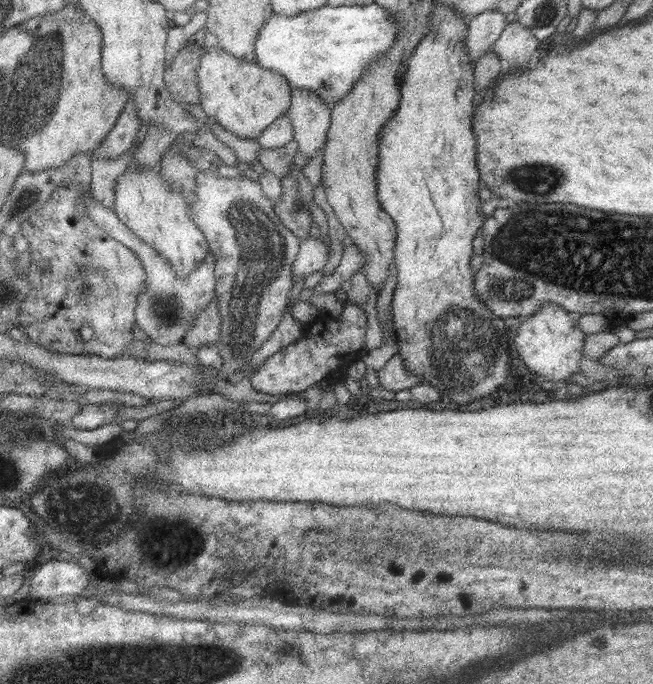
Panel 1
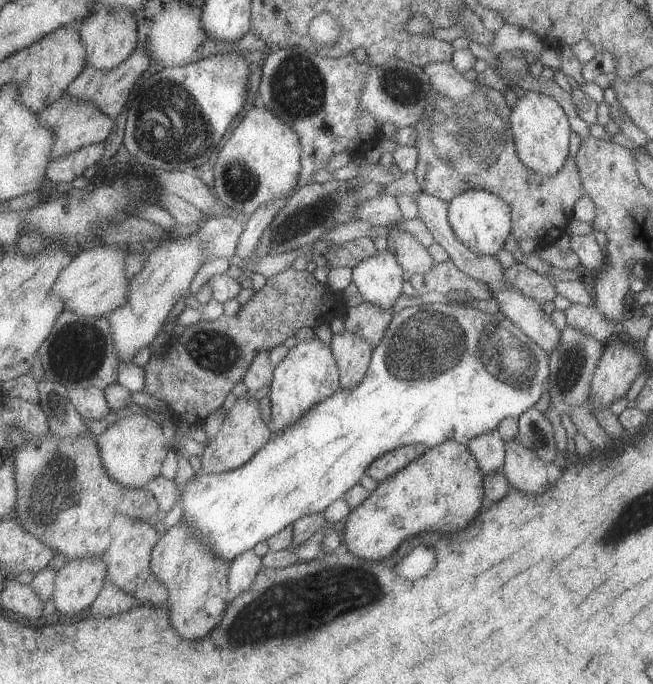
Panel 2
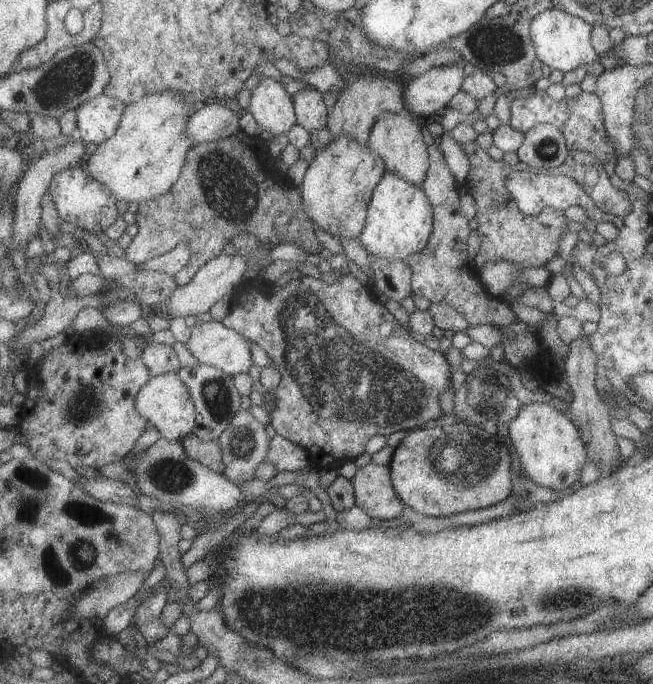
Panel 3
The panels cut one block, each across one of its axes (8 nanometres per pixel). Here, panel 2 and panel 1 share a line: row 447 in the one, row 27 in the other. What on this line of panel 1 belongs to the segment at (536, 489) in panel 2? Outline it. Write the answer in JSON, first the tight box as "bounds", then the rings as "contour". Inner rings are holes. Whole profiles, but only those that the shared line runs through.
{"bounds":[490,21,538,68],"contour":[[[515,21],[504,26],[490,50],[499,56],[504,68],[523,68],[527,66],[527,60],[531,60],[537,43],[538,40],[531,34],[531,28],[525,28]]]}

